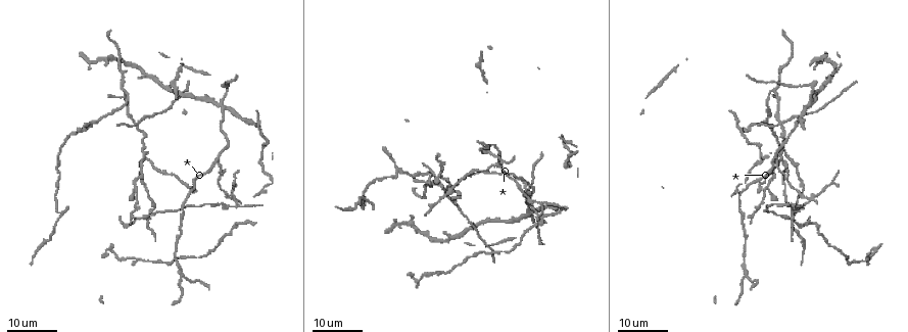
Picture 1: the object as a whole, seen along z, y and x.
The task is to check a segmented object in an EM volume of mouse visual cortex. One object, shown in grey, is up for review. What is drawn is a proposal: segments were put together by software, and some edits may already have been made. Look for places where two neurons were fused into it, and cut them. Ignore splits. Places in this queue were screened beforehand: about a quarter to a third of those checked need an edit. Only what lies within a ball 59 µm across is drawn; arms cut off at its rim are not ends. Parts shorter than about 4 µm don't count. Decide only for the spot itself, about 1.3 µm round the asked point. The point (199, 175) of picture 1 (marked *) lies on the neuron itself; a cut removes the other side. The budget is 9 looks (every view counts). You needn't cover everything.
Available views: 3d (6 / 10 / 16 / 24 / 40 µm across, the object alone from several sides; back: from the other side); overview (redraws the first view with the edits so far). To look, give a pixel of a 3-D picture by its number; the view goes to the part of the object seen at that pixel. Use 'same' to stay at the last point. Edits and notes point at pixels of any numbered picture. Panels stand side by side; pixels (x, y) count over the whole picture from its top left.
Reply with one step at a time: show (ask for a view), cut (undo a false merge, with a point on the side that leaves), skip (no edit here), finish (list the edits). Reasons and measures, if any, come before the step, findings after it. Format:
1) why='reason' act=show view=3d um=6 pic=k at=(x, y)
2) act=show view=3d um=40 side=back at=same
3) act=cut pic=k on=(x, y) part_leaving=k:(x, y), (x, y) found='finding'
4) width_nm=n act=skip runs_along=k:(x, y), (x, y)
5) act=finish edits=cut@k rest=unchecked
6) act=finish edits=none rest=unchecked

why='four-way junction' act=show view=3d um=24 pic=1 at=(450, 181)

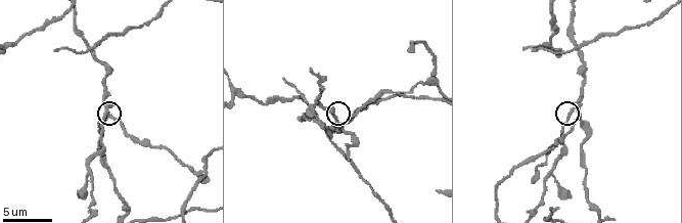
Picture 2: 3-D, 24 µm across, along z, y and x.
act=show view=3d um=10 pic=2 at=(573, 110)

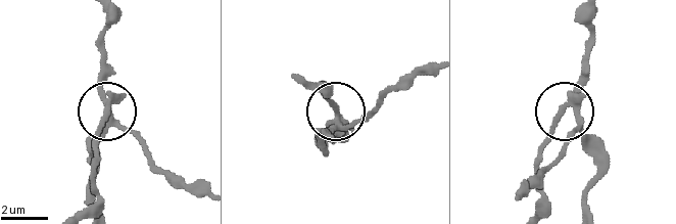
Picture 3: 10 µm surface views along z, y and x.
width_nm=230 act=cut pic=3 on=(330, 100) part_leaving=3:(108, 100), (96, 145), (95, 204) found='a second neuron is stuck on'

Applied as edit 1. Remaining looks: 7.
why='a fork' act=show view=3d um=24 pic=1 at=(94, 124)

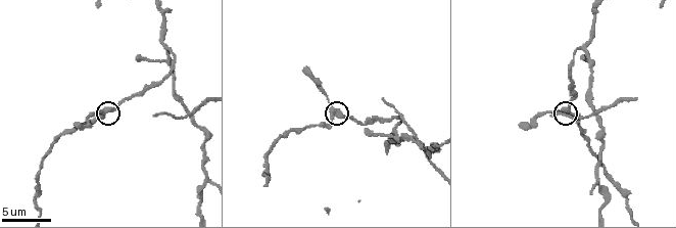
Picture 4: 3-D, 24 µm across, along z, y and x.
act=show view=3d um=10 pic=4 at=(333, 114)

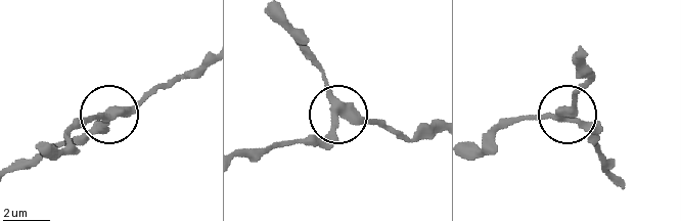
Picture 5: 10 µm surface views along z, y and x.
act=show view=3d um=10 side=back pic=5 at=(105, 116)

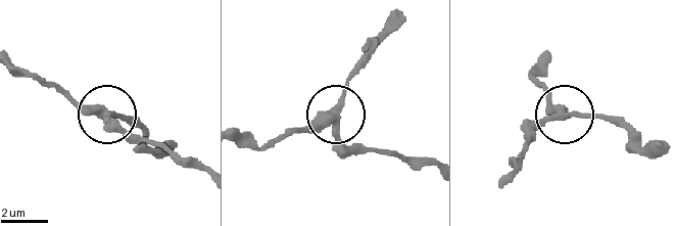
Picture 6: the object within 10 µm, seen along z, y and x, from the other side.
side_arm_um=6 act=skip runs_along=6:(240, 139), (263, 145), (322, 125), (360, 59) found='one neuron here'

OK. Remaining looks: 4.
why='calibre changes' act=show view=3d um=16 pic=1 at=(803, 188)

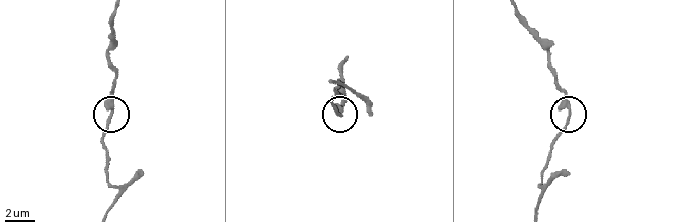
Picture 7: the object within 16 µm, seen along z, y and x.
act=show view=3d um=6 pic=7 at=(338, 114)

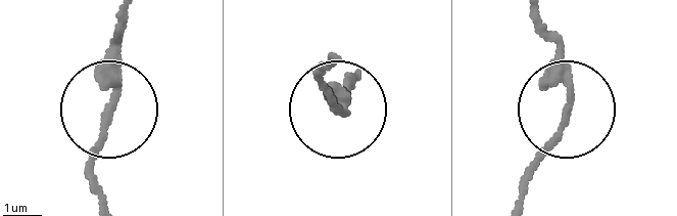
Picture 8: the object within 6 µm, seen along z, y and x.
act=cut pic=8 on=(101, 133) part_leaving=8:(108, 81), (108, 126), (92, 165), (98, 205) found='two neurons meet here'

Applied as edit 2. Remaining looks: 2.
why='four-way junction' act=show view=3d um=10 pic=4 at=(190, 113)

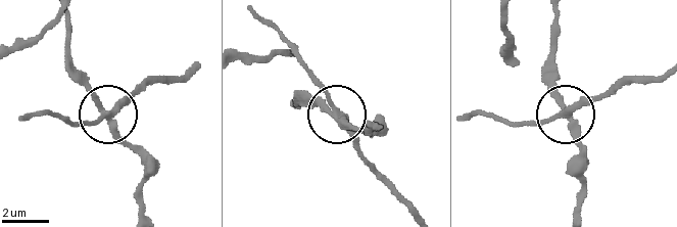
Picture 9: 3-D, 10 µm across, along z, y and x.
side_arm_um=30 act=cut pic=9 on=(130, 99) part_leaving=9:(340, 115), (369, 171), (404, 207) found='two neurons meet here'

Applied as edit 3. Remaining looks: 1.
act=finish edits=cut@3,cut@8,cut@9 rest=unchecked

